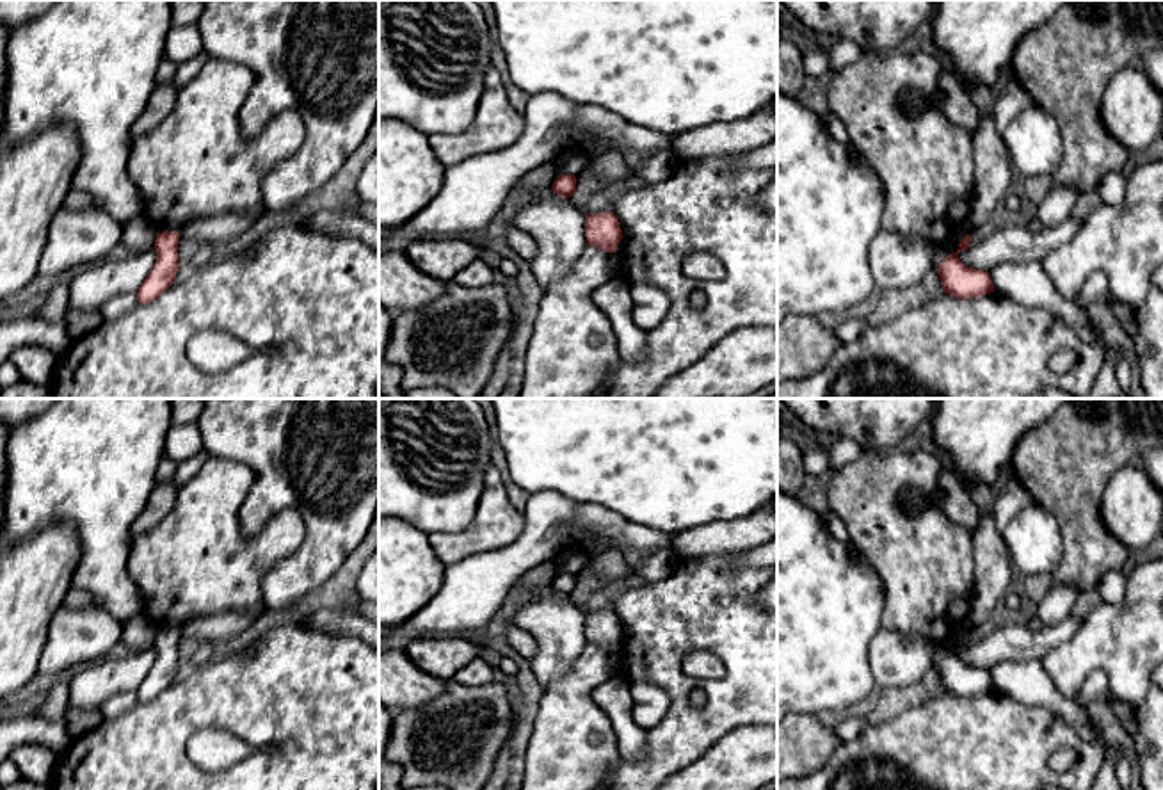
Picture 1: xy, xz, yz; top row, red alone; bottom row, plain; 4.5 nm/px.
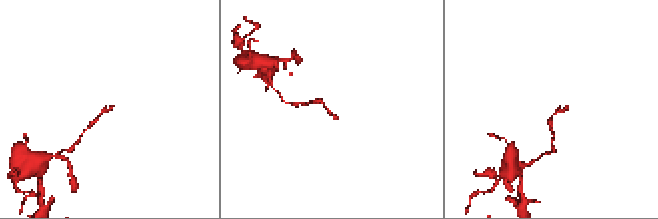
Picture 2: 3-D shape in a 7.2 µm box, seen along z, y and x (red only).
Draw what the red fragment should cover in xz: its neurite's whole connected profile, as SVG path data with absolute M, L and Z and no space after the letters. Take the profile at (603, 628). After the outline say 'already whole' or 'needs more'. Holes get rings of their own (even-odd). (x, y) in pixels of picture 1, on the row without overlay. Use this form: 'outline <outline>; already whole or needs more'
outline M614 610L585 614L585 635L589 644L614 651L622 637L619 616Z; already whole

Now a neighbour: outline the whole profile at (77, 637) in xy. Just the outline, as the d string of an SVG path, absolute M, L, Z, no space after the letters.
M100 605L62 607L50 621L37 671L57 680L69 674L73 667L105 660L121 642L121 635L121 621Z

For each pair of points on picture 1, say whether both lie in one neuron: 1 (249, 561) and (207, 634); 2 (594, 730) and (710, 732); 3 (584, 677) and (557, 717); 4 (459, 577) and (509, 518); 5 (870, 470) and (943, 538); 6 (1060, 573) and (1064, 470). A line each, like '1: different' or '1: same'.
1: different
2: different
3: same
4: different
5: same
6: same

